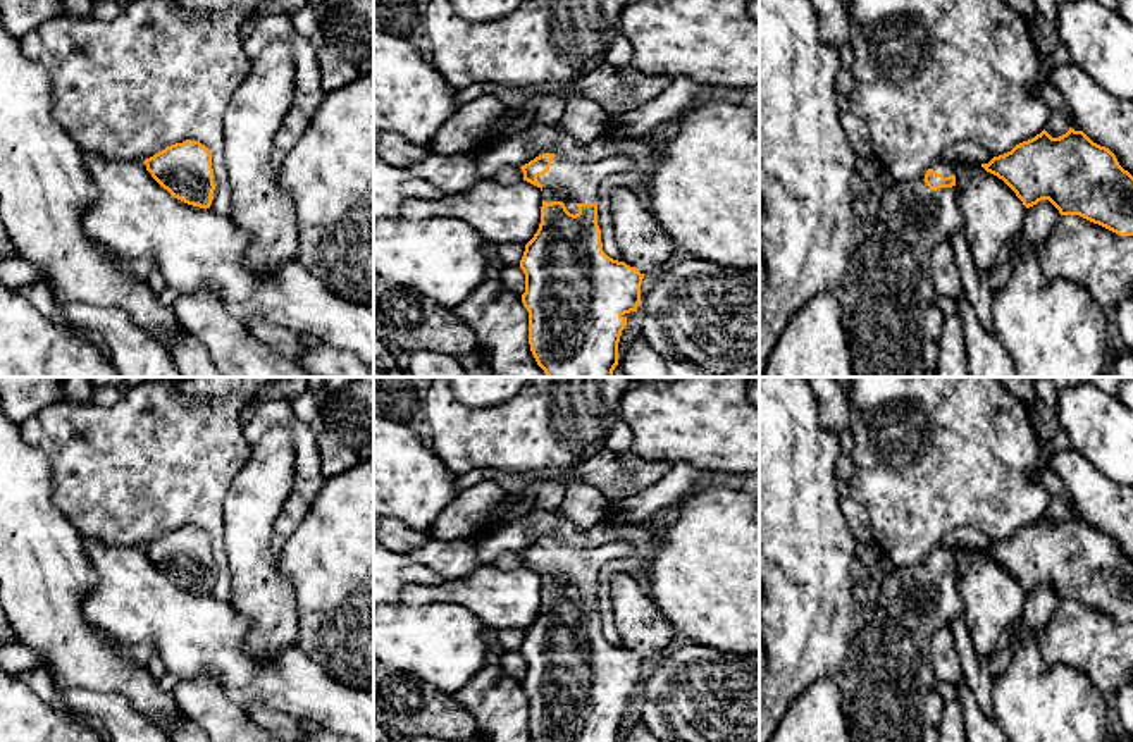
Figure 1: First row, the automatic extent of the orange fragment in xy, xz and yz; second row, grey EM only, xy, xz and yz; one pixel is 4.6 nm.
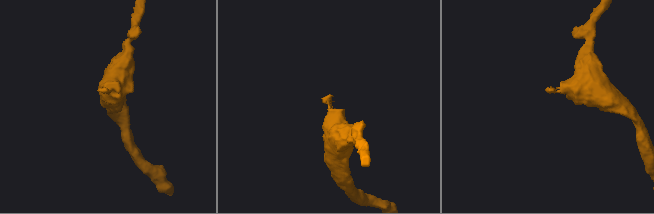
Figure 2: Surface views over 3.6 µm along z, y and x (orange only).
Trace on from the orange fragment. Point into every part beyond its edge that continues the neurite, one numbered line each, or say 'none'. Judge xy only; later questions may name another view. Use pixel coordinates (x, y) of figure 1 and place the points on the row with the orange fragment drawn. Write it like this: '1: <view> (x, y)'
none

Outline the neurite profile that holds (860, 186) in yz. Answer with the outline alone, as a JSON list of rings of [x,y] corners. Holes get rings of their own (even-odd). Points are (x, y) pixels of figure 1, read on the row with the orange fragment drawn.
[[[861,174],[851,176],[852,208],[856,219],[870,217],[870,182]]]

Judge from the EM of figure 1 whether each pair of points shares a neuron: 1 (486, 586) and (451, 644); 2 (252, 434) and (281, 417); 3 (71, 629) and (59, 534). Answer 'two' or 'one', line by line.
1: two
2: one
3: one

